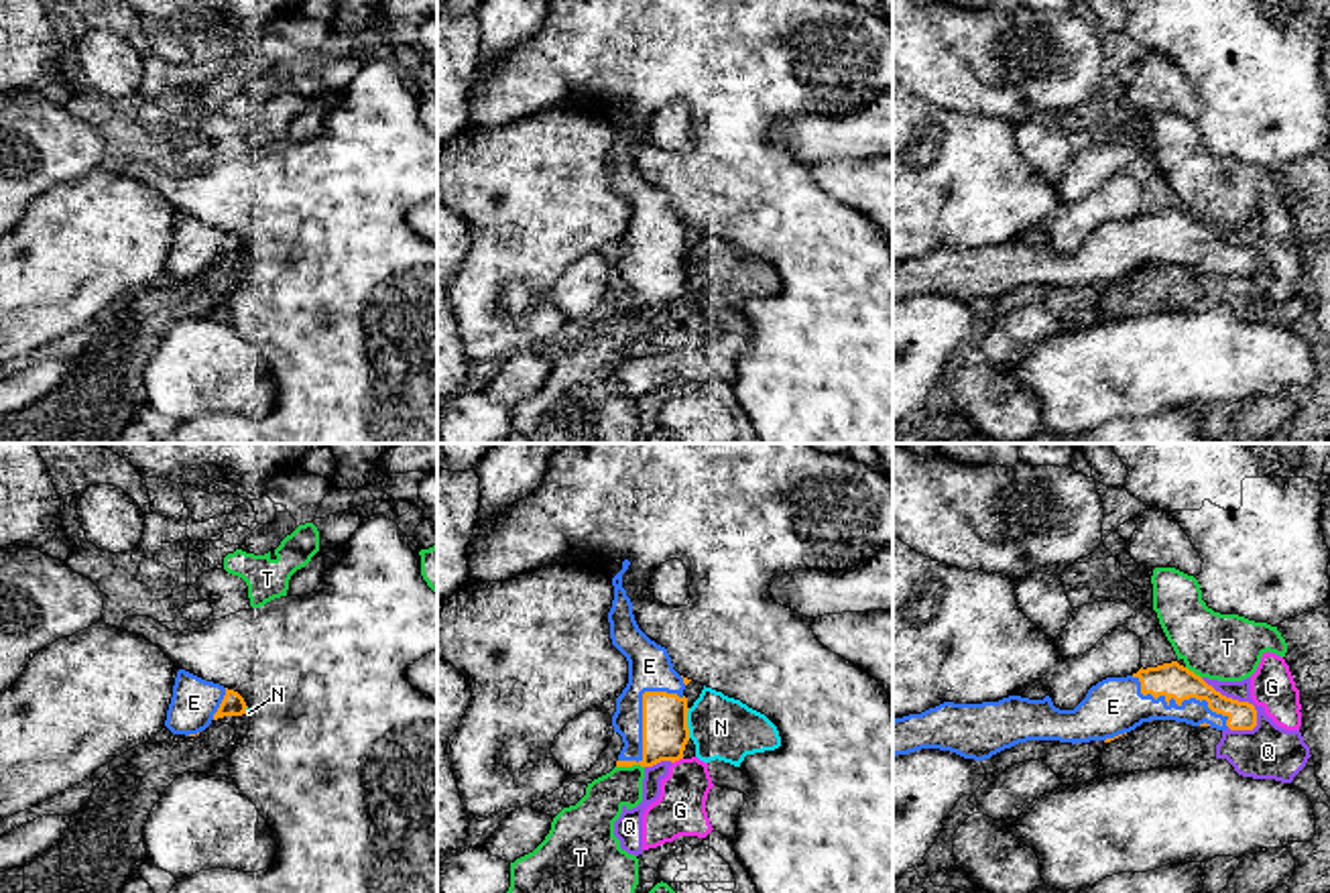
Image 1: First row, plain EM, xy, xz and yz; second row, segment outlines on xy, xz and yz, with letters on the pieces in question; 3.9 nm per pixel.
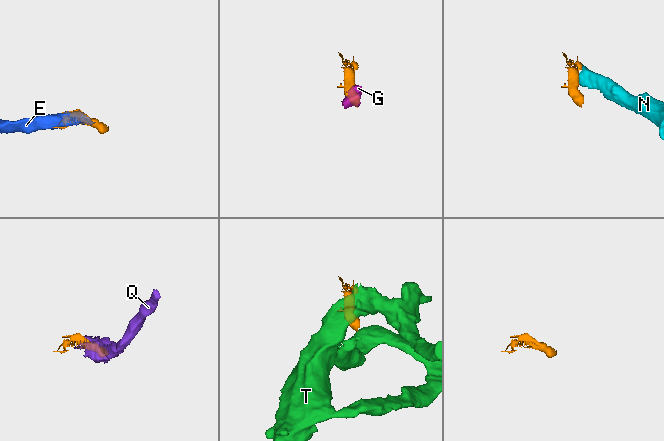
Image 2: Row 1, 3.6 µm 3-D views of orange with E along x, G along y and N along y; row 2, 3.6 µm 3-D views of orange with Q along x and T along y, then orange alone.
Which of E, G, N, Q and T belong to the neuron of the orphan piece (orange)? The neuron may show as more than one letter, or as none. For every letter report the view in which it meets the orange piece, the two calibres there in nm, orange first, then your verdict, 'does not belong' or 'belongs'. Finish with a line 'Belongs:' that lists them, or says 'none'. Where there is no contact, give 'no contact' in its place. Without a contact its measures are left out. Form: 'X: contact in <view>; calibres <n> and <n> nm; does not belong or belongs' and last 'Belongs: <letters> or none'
E: contact in yz; calibres 140 and 220 nm; belongs
G: contact in xz; calibres 180 and 200 nm; does not belong
N: contact in xz; calibres 180 and 240 nm; does not belong
Q: contact in yz; calibres 140 and 220 nm; does not belong
T: contact in xz; calibres 180 and 170 nm; does not belong
Belongs: E

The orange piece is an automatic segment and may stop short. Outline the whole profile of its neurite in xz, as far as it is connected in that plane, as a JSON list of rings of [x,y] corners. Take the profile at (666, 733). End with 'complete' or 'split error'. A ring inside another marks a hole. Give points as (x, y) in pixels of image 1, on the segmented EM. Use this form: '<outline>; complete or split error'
[[[622,561],[622,570],[612,578],[614,600],[608,612],[612,645],[628,661],[628,683],[616,698],[616,712],[612,716],[614,732],[622,736],[622,751],[616,767],[653,767],[661,761],[683,759],[685,745],[689,740],[687,728],[687,698],[683,696],[685,686],[691,681],[673,669],[671,657],[665,647],[651,641],[637,624],[632,614],[632,602],[622,588],[622,574],[630,561]]]; split error

